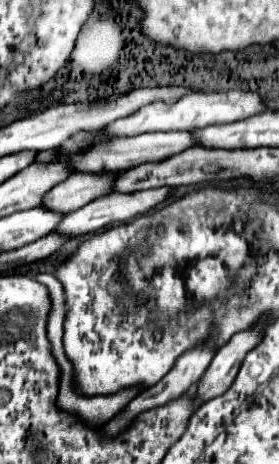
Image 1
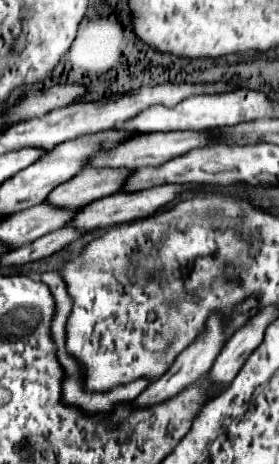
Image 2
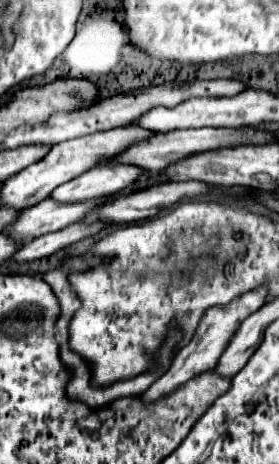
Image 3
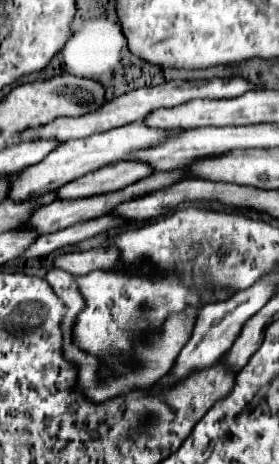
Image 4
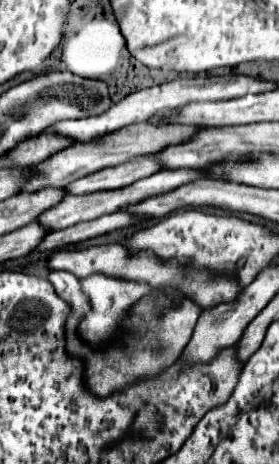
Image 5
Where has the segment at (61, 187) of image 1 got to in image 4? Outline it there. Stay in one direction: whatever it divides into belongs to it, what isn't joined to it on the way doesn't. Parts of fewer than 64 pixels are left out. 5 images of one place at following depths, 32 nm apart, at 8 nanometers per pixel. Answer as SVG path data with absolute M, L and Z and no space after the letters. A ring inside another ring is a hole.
M136 160L116 162L106 168L98 168L96 172L88 172L80 176L78 180L72 180L70 184L64 184L56 190L58 200L76 200L76 198L88 198L88 196L100 196L108 192L122 190L146 176L152 174L152 168L148 164L138 164Z

